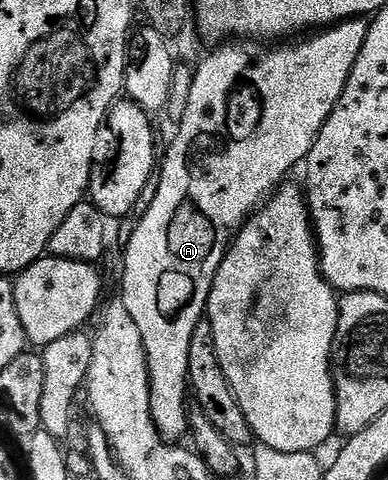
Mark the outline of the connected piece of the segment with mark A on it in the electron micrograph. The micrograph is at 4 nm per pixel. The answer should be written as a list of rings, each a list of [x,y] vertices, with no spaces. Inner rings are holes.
[[[362,19],[342,21],[339,25],[331,25],[305,39],[295,40],[293,43],[282,43],[277,47],[263,47],[258,43],[230,43],[223,46],[219,53],[206,57],[197,62],[198,70],[194,73],[194,82],[190,85],[190,94],[186,97],[186,110],[182,113],[182,122],[178,125],[178,134],[174,142],[166,149],[166,158],[160,161],[160,176],[157,178],[158,190],[146,209],[146,214],[138,221],[130,242],[126,245],[126,266],[122,269],[122,305],[130,316],[129,324],[140,331],[142,346],[146,352],[146,366],[150,372],[150,414],[154,425],[160,431],[166,429],[185,430],[188,425],[188,347],[192,347],[192,335],[196,331],[196,323],[204,319],[208,309],[210,292],[214,286],[214,276],[218,273],[220,263],[226,257],[226,250],[231,241],[237,237],[242,226],[250,220],[252,214],[279,188],[282,177],[290,173],[294,164],[305,162],[310,148],[318,138],[322,124],[332,115],[336,103],[346,86],[348,75],[356,63],[356,55],[360,55],[360,47],[366,38],[367,22]]]

